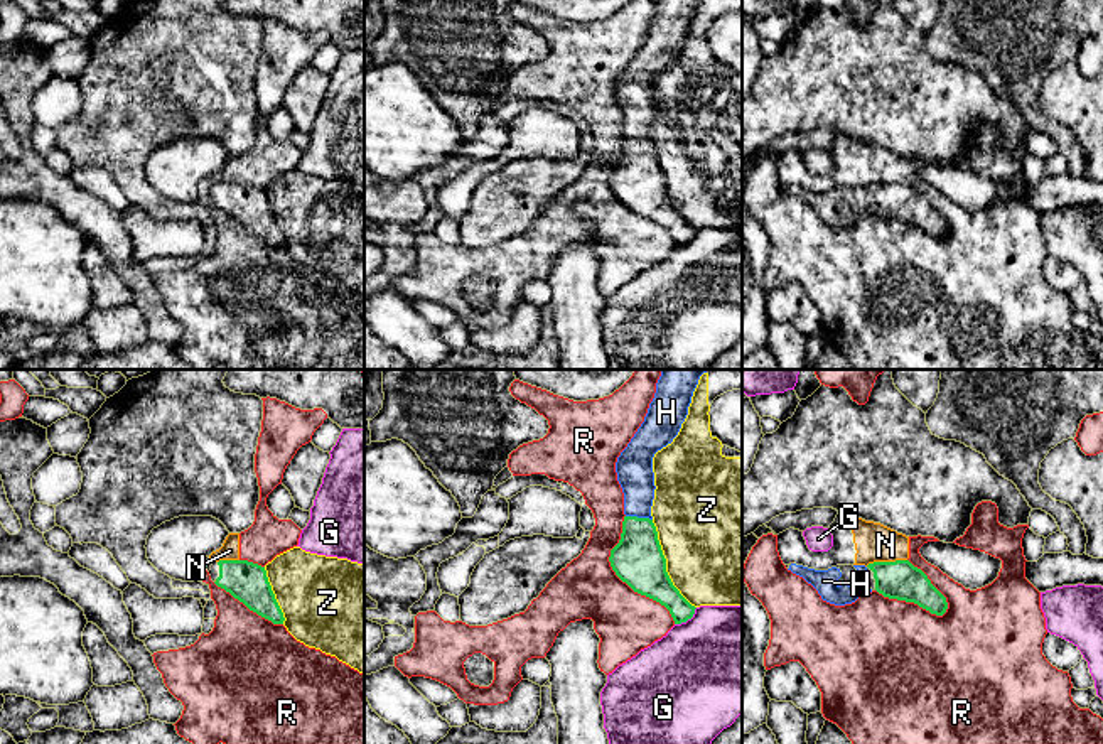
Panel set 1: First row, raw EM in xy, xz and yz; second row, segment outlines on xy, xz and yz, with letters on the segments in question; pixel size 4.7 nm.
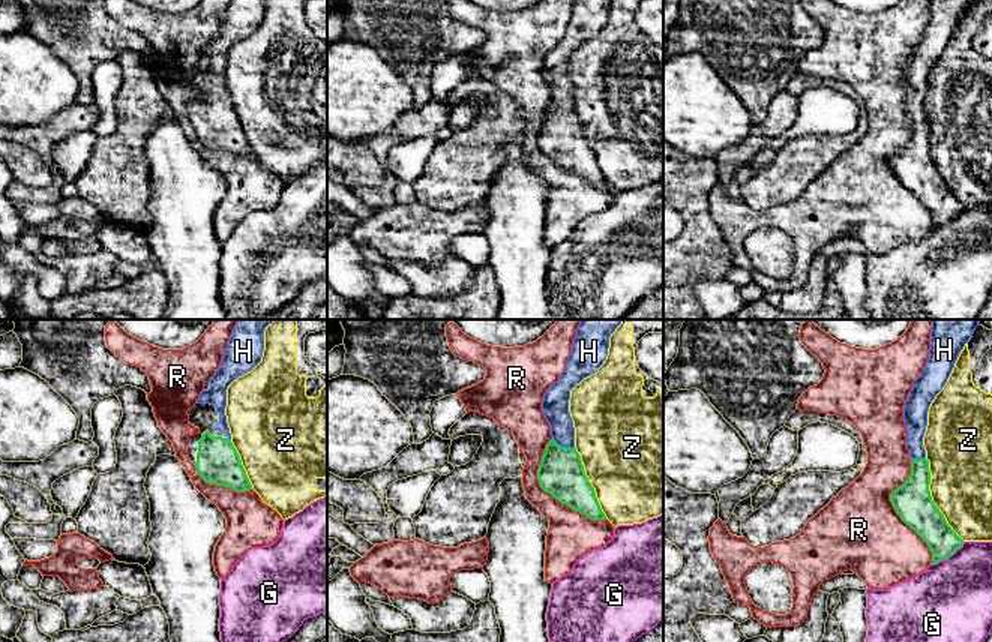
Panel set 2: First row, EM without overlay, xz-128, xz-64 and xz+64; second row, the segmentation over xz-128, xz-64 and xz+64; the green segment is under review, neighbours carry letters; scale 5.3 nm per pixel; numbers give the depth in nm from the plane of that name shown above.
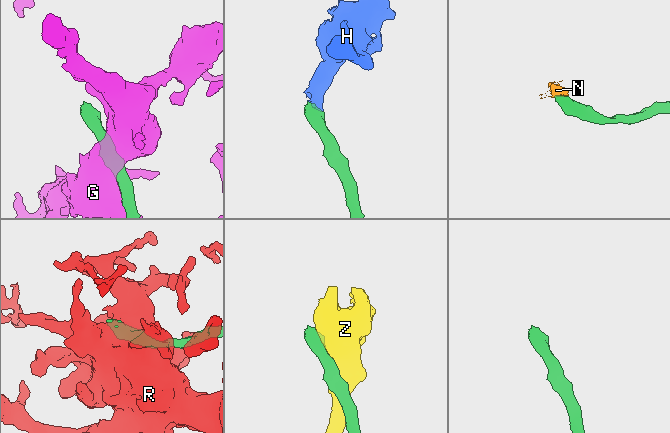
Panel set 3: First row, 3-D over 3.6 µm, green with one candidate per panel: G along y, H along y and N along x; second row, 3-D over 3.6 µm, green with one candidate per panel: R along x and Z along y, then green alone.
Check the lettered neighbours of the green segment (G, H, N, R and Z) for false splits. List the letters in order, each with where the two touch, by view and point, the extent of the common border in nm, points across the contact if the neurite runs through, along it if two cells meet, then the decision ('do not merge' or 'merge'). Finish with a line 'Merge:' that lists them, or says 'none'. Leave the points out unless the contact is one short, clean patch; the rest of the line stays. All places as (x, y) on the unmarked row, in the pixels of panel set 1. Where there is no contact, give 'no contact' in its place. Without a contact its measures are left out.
G: xz (687, 242) | 140 nm | do not merge
H: xz (640, 140) | 130 nm | across xz (638, 183), (640, 140), (634, 88) | merge
N: yz (886, 184) | 200 nm | along yz (906, 181), (874, 183), (866, 188) | do not merge
R: yz (913, 223) | 360 nm | do not merge
Z: xz (665, 186) | 480 nm | do not merge
Merge: H

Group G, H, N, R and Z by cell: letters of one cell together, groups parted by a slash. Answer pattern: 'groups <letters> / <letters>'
groups G / H / N R / Z

